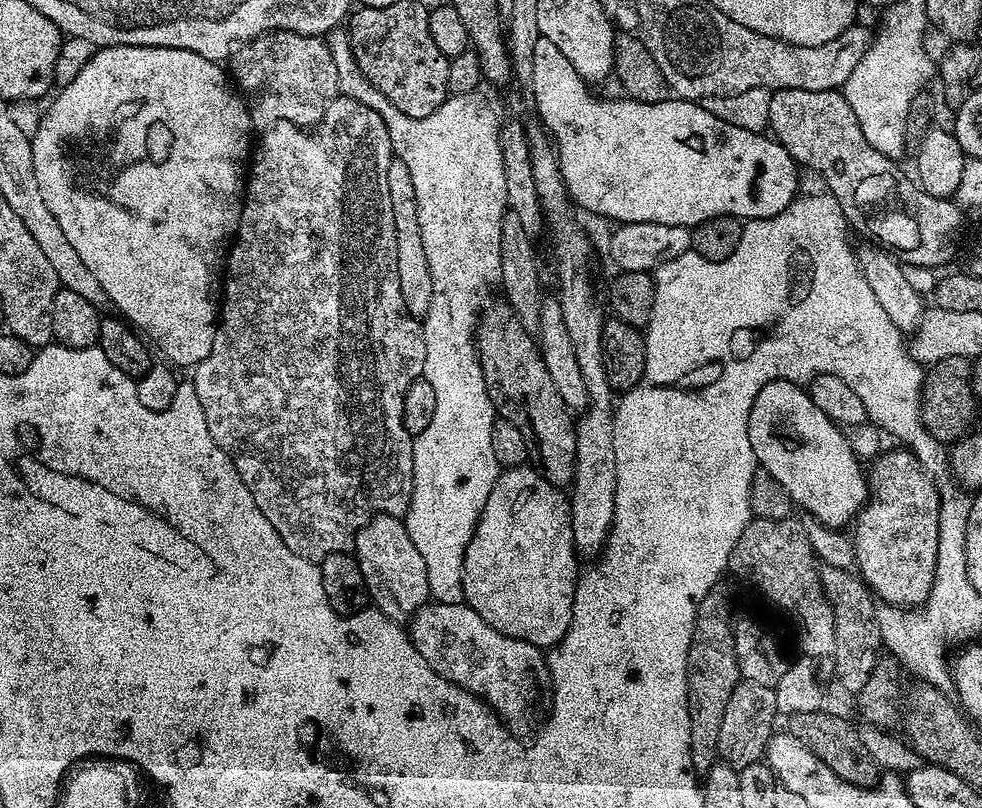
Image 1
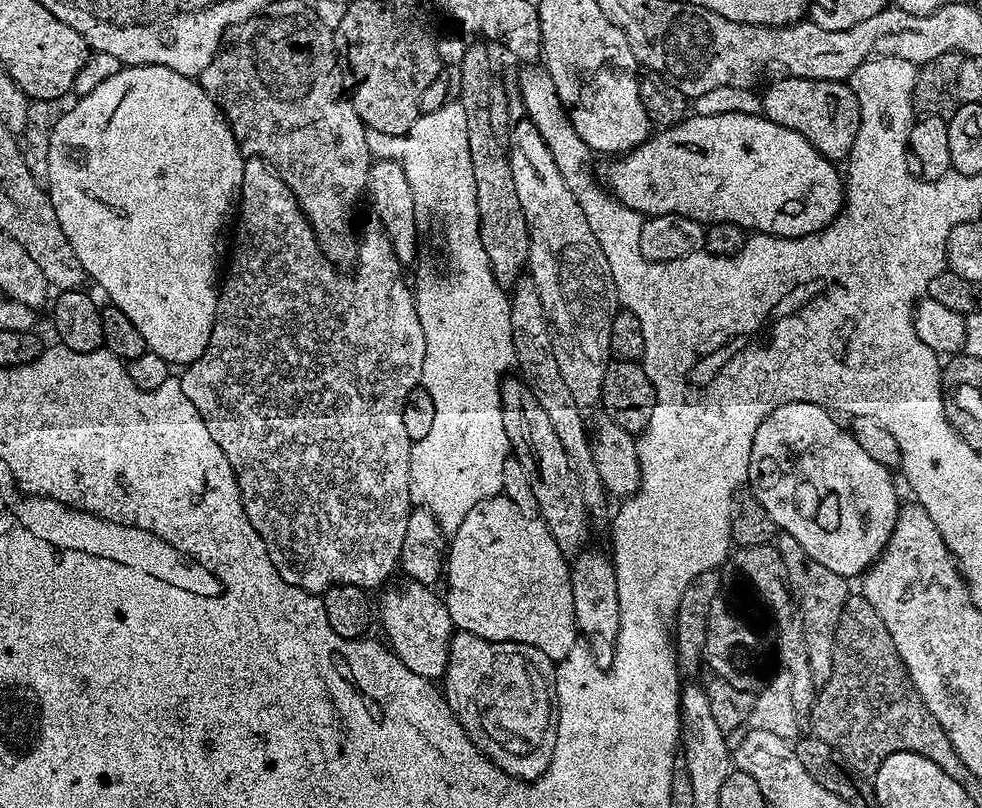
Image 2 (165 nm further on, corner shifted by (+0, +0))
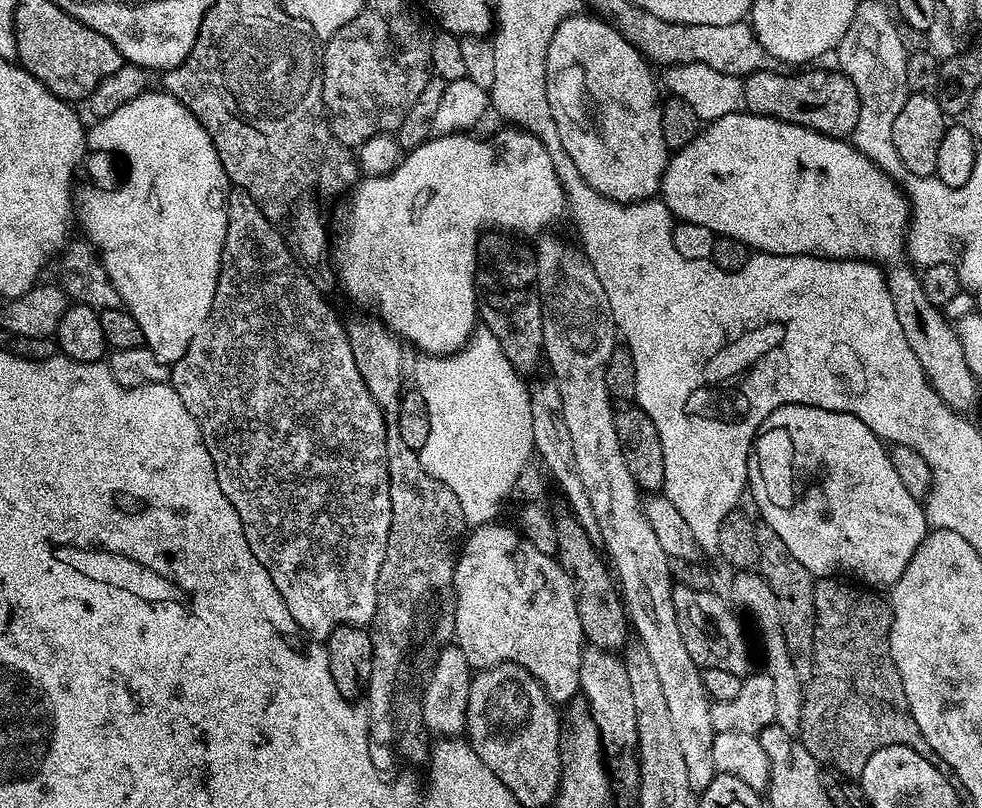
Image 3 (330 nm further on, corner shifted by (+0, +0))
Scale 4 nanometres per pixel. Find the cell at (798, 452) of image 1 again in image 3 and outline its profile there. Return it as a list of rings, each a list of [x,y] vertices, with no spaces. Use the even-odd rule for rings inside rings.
[[[784,404],[774,410],[762,422],[756,432],[756,439],[752,442],[752,450],[748,453],[747,487],[750,489],[750,496],[752,492],[752,500],[756,503],[757,510],[760,511],[759,519],[771,526],[774,534],[778,534],[778,538],[786,542],[786,550],[790,550],[790,554],[794,554],[794,558],[798,558],[798,562],[802,562],[802,566],[806,566],[806,570],[810,570],[816,578],[832,578],[839,574],[876,590],[891,589],[898,582],[898,578],[902,578],[902,570],[906,570],[910,558],[914,558],[914,550],[918,550],[918,546],[930,531],[928,520],[924,516],[923,503],[914,499],[906,491],[906,486],[902,486],[898,473],[894,471],[894,462],[885,441],[874,435],[866,422],[854,418],[854,414],[822,410],[809,404]]]

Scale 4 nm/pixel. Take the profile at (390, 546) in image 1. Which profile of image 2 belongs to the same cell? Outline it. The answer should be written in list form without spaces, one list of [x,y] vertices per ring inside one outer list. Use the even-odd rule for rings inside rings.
[[[415,582],[405,583],[405,588],[392,588],[389,592],[381,591],[380,604],[378,600],[378,620],[384,623],[384,632],[387,643],[391,651],[396,653],[396,657],[404,663],[414,674],[422,674],[422,678],[433,682],[439,681],[444,675],[448,665],[448,651],[452,645],[454,635],[454,625],[450,618],[450,610],[444,603],[444,597],[438,591],[433,590],[429,585]]]

